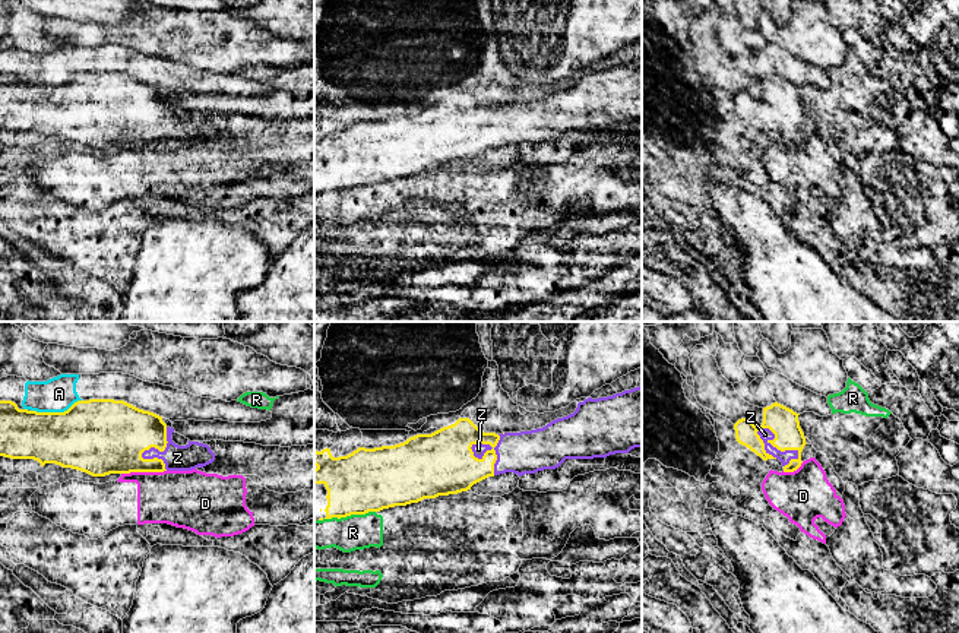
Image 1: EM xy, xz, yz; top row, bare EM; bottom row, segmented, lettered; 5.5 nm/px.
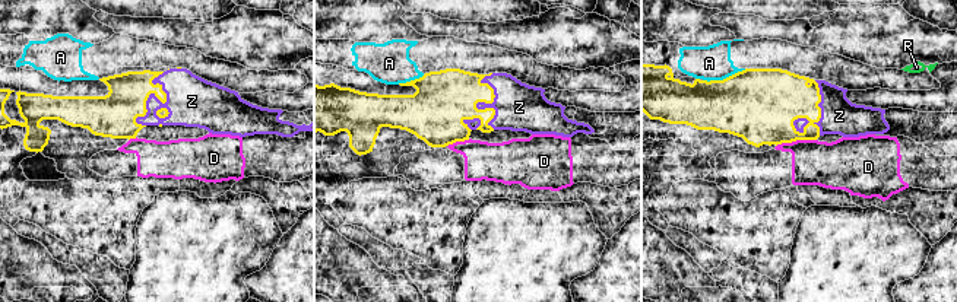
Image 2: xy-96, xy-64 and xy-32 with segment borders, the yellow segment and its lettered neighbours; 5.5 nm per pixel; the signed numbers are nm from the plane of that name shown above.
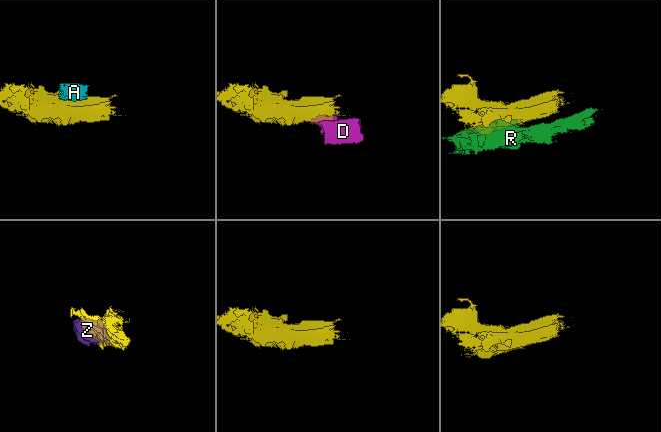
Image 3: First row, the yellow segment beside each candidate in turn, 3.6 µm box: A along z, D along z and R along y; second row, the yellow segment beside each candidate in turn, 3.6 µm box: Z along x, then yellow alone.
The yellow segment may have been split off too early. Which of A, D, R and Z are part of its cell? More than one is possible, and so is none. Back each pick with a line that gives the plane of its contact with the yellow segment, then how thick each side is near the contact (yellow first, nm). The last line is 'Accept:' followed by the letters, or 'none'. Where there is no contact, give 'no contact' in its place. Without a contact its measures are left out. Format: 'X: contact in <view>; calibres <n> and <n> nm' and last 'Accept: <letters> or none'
Z: contact in yz; calibres 160 and 70 nm
Accept: Z

